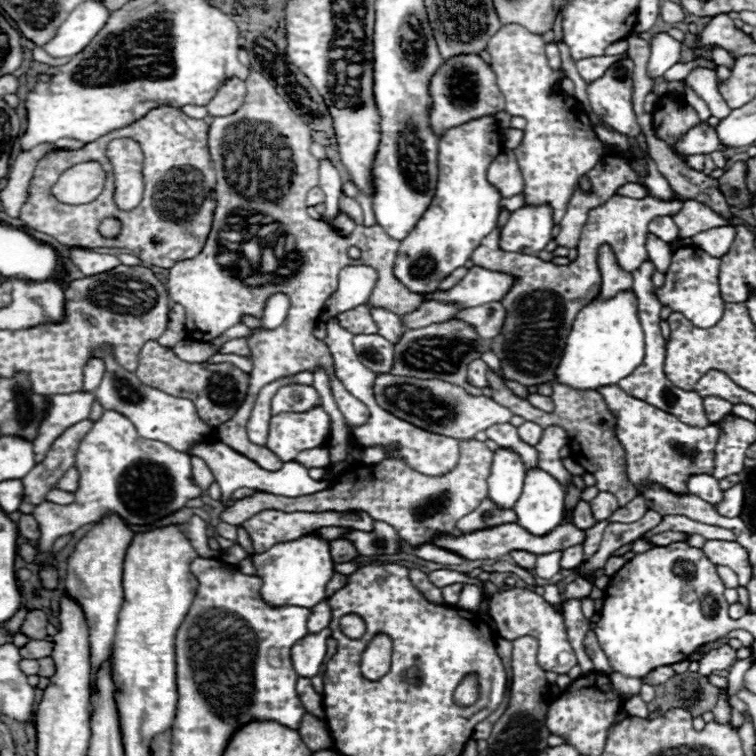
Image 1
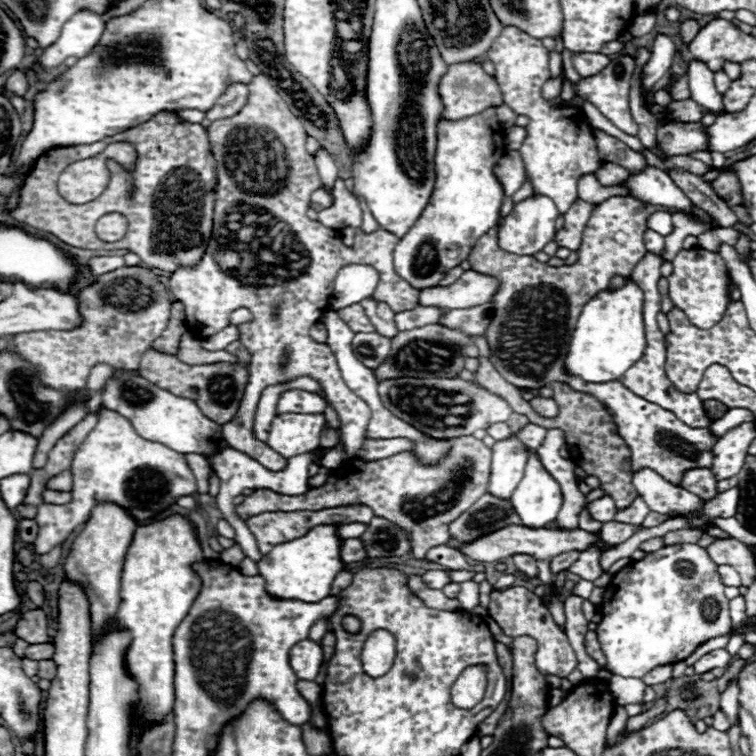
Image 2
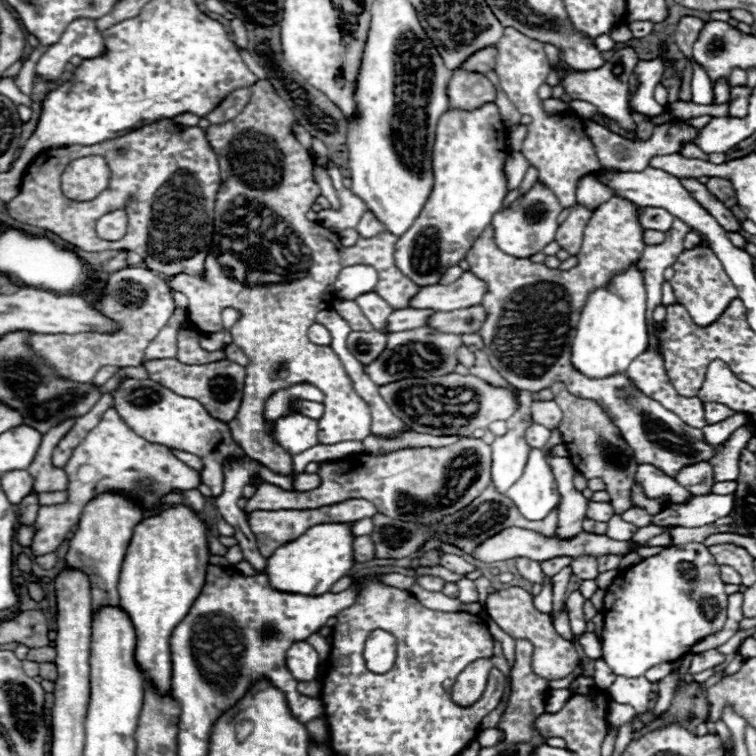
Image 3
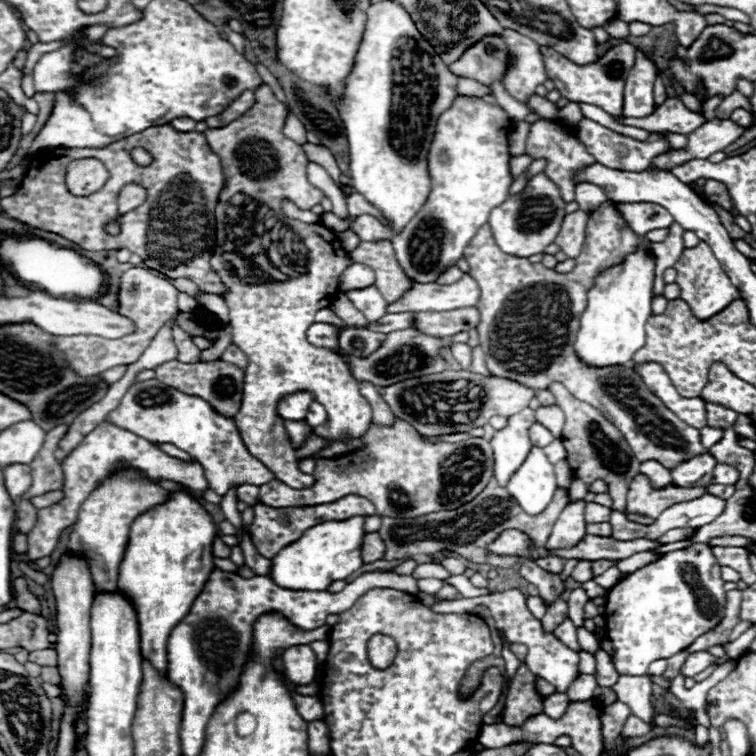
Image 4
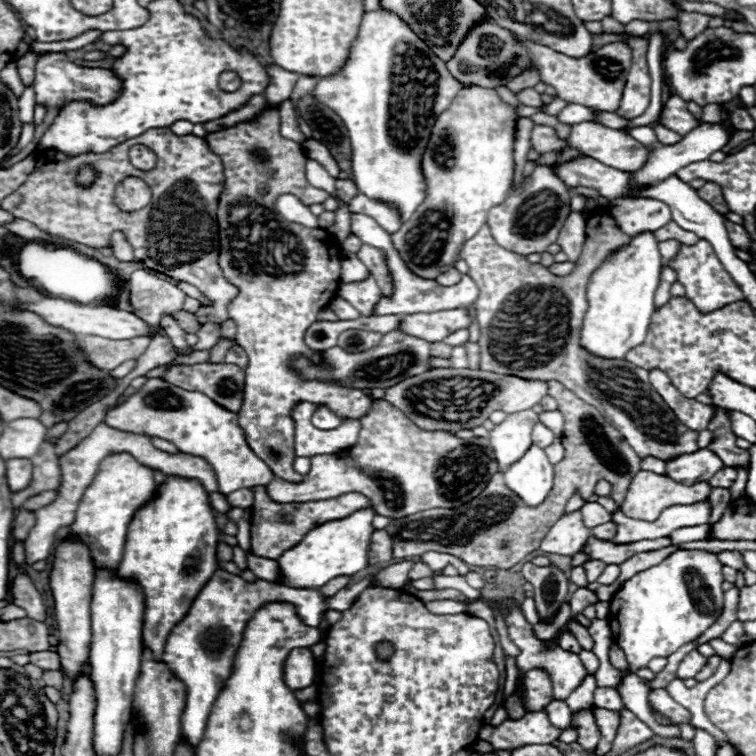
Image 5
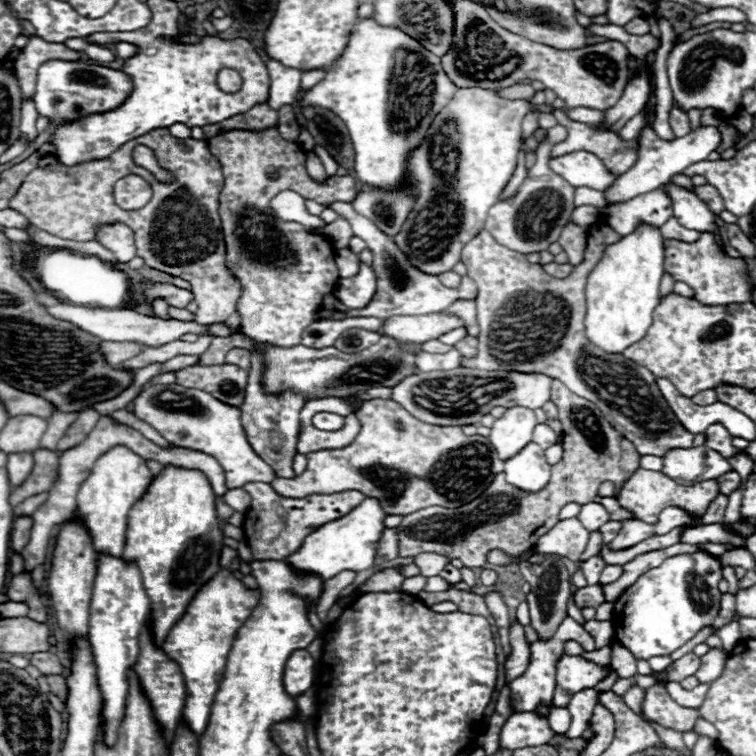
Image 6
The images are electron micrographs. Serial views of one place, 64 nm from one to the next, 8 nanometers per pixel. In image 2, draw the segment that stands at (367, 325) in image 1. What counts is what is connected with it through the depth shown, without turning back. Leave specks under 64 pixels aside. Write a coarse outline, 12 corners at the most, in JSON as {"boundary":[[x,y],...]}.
{"boundary":[[360,304],[338,310],[354,332],[374,332]]}

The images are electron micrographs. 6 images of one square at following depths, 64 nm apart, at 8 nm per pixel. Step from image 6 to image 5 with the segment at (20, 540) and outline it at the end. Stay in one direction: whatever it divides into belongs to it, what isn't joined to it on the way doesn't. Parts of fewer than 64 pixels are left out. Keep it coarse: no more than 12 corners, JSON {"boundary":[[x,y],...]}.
{"boundary":[[16,508],[12,536],[26,540],[36,522],[34,512]]}

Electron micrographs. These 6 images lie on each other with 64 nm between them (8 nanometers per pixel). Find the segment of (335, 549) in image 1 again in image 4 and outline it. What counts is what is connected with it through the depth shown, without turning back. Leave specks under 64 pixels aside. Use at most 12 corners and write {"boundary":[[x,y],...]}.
{"boundary":[[376,532],[366,534],[360,544],[362,562],[384,556],[384,544]]}

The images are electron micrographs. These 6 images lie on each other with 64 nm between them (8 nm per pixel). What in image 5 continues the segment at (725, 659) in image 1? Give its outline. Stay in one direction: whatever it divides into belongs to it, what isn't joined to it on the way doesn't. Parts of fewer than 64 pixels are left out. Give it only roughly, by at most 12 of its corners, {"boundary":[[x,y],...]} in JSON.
{"boundary":[[698,650],[680,662],[676,676],[682,680],[694,674],[706,666],[708,658]]}

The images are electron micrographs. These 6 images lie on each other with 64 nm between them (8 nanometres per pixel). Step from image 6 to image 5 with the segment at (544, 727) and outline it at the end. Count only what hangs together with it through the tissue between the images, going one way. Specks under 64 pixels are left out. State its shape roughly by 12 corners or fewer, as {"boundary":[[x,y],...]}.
{"boundary":[[546,712],[484,724],[478,738],[494,750],[552,744],[560,728]]}

